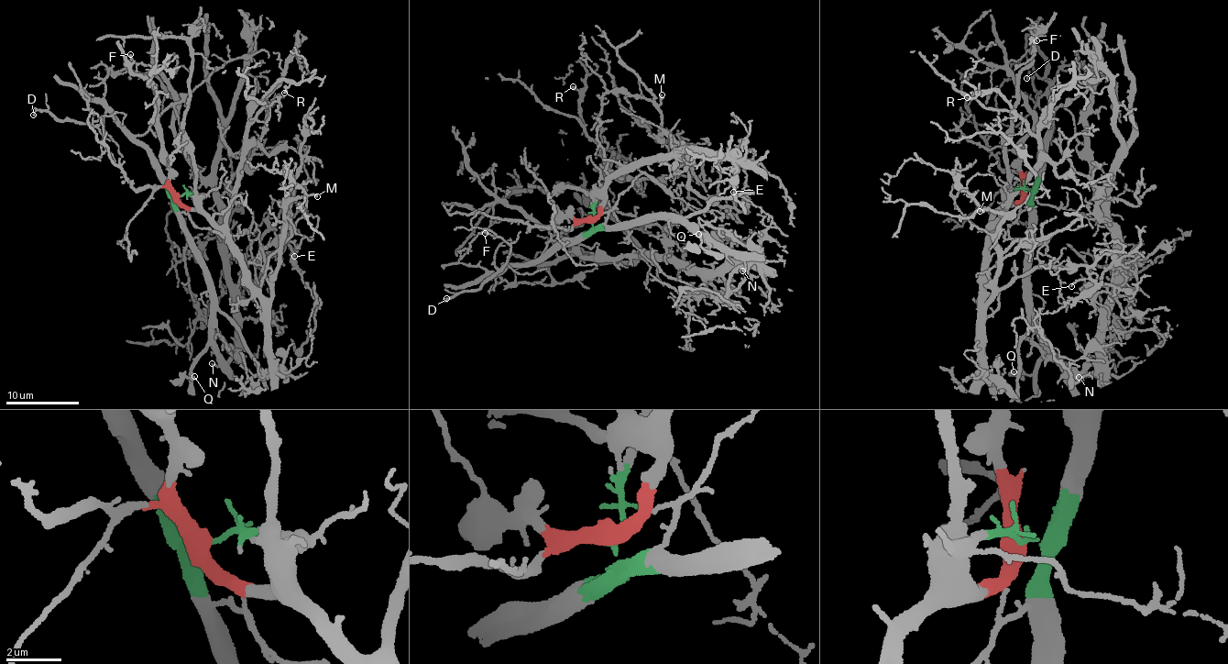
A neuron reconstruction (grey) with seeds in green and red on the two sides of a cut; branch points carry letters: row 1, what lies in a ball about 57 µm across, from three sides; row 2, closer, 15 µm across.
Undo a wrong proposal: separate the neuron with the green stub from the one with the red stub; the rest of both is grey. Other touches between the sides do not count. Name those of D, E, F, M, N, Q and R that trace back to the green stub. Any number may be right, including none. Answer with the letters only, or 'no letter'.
D, N, Q

